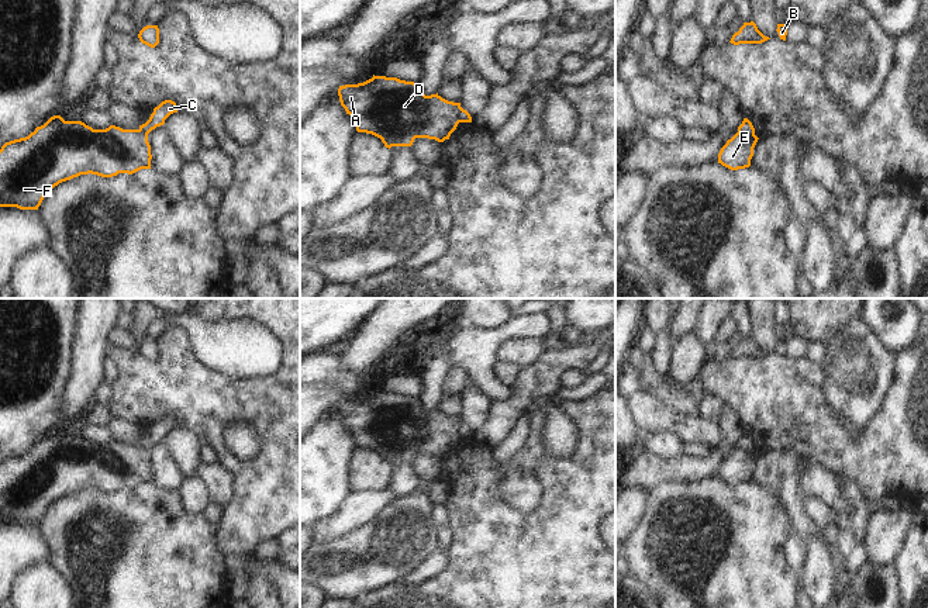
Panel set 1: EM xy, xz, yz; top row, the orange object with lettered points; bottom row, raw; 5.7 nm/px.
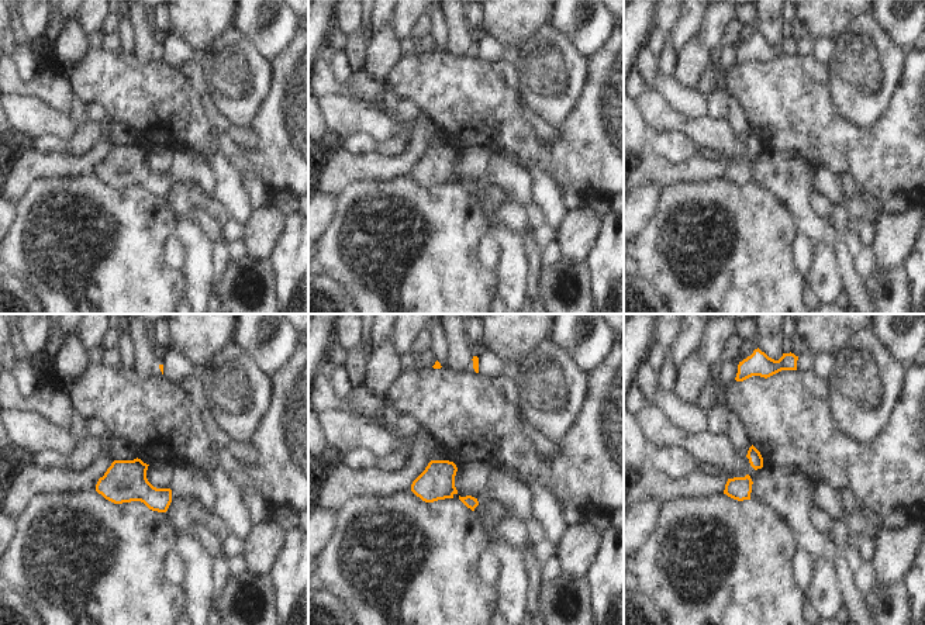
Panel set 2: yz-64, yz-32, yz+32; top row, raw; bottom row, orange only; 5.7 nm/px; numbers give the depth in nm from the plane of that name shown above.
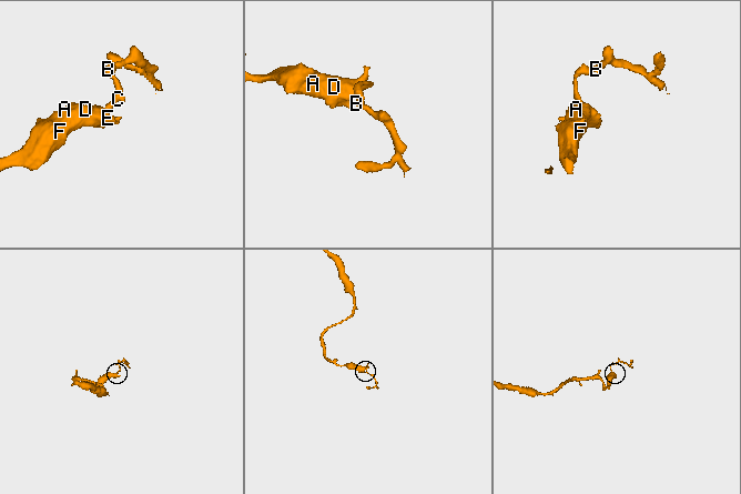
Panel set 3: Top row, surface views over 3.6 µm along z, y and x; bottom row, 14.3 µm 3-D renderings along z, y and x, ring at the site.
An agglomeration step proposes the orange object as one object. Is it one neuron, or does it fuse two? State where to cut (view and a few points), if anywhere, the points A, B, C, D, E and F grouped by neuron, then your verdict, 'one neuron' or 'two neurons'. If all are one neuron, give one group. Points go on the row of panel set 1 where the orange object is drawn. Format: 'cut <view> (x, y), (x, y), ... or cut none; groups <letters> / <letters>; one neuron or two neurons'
cut yz (738, 131), (747, 137), (754, 135); groups A D E F / B C; two neurons

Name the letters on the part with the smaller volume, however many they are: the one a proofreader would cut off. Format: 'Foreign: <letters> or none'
Foreign: B, C.

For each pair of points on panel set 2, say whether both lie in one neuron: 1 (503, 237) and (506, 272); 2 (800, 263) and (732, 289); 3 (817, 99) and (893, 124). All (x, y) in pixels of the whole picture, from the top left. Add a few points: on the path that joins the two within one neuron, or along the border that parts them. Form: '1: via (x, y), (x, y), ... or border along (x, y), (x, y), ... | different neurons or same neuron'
1: via (508, 245), (508, 263) | same neuron
2: border along (796, 235), (791, 244), (793, 265), (804, 276) | different neurons
3: via (831, 120), (846, 135), (872, 135) | same neuron

